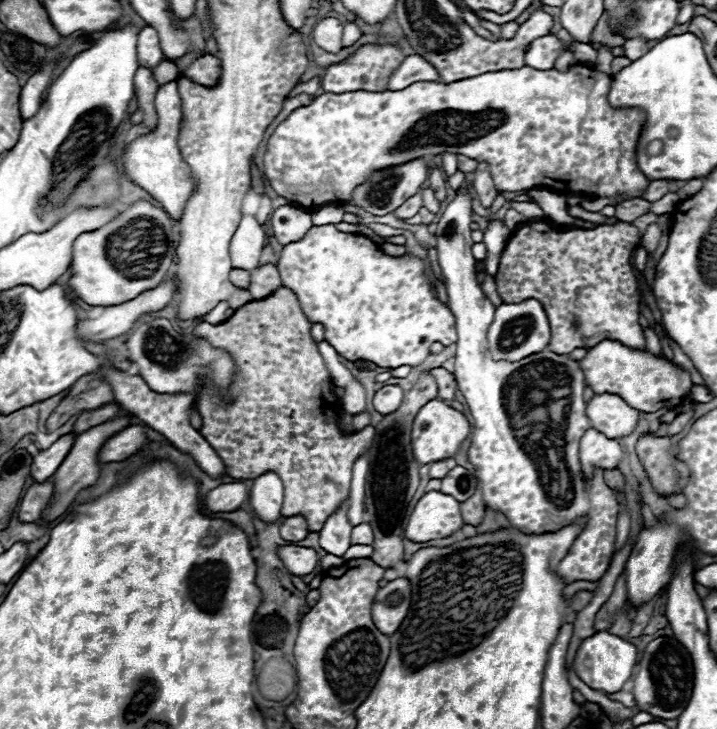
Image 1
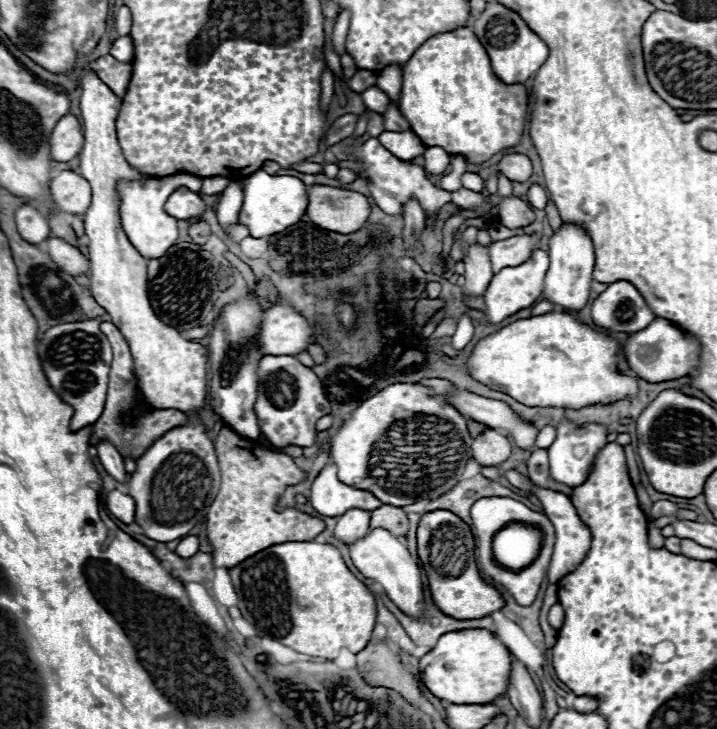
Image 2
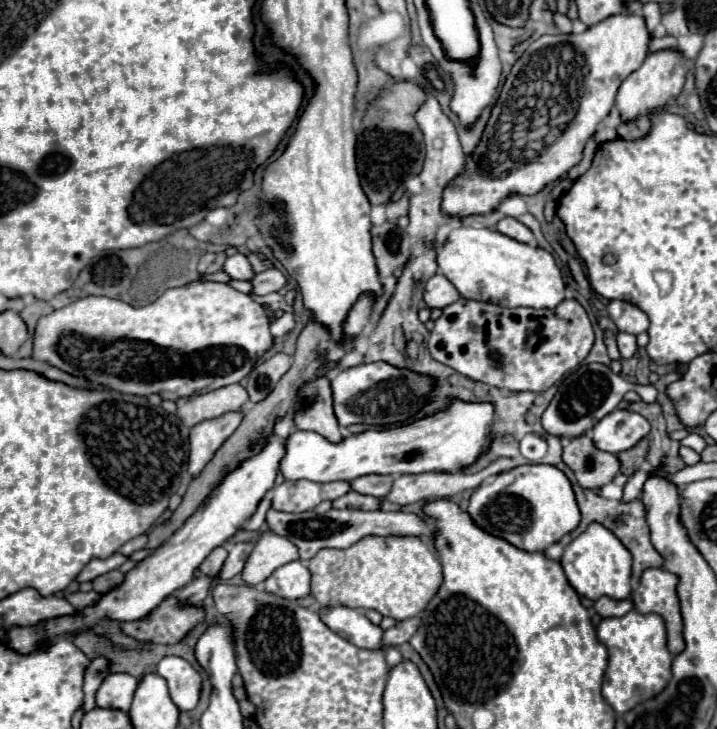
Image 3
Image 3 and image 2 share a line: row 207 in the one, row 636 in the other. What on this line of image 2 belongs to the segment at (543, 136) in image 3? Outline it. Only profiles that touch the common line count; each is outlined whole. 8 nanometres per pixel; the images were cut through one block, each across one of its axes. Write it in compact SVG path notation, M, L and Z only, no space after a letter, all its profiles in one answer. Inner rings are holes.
M488 630L446 632L438 644L420 658L420 678L440 700L452 704L490 704L504 696L510 686L512 652Z

